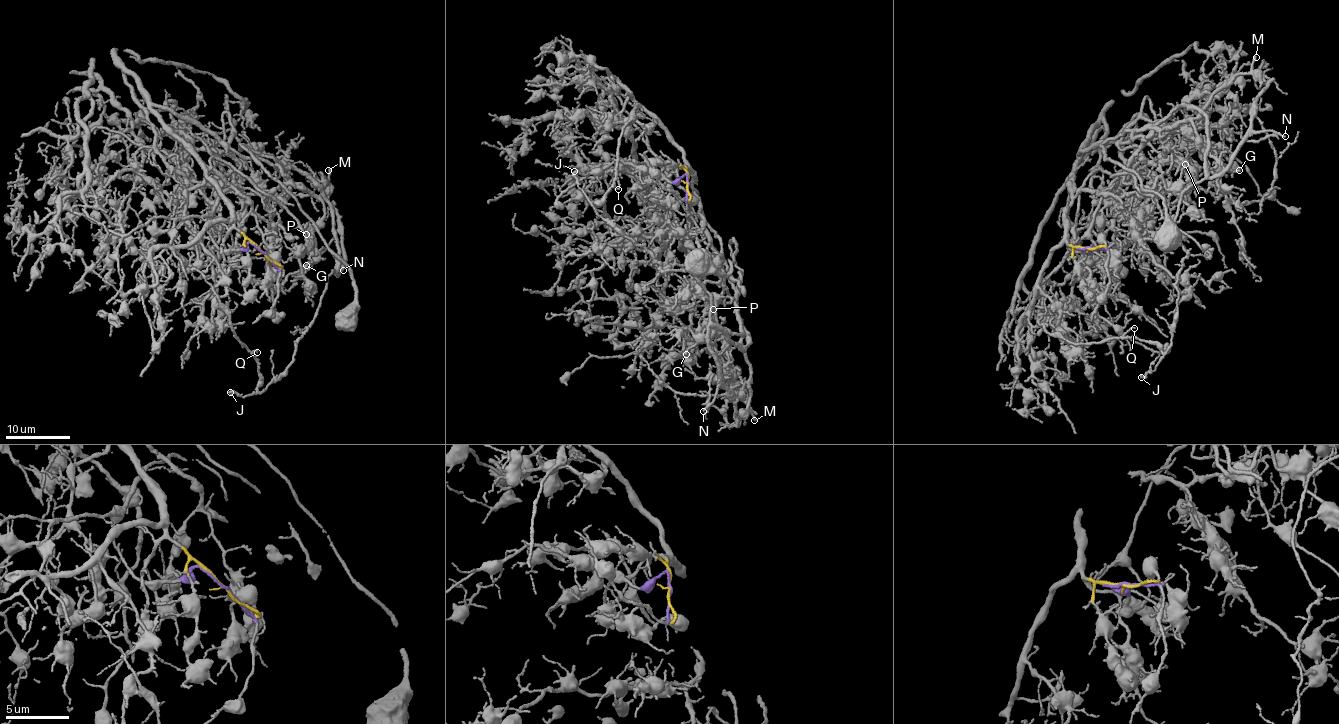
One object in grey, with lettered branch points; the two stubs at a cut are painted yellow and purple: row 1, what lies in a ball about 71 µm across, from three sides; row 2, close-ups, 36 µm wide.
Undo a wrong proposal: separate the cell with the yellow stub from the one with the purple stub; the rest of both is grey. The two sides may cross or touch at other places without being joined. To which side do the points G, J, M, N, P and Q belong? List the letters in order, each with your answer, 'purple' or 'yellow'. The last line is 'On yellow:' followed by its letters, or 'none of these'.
G: yellow
J: purple
M: yellow
N: purple
P: yellow
Q: purple
On yellow: G, M, P

